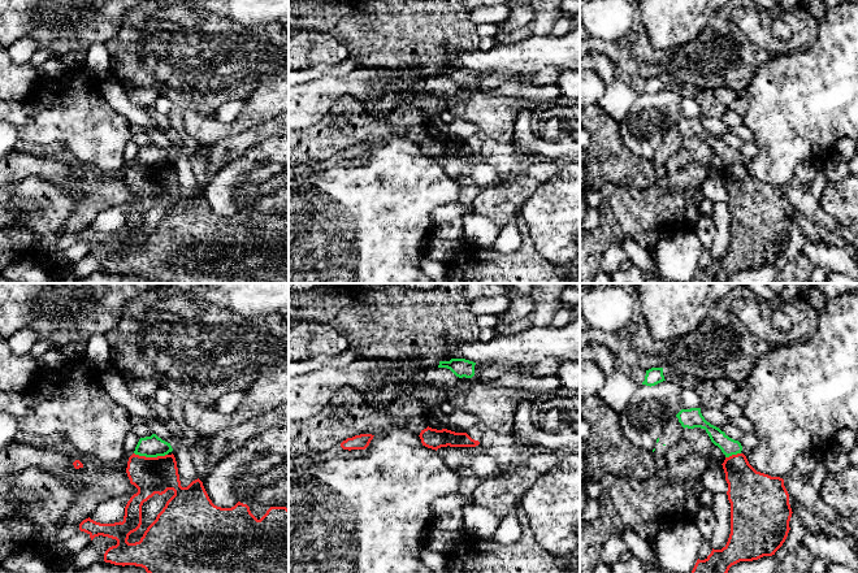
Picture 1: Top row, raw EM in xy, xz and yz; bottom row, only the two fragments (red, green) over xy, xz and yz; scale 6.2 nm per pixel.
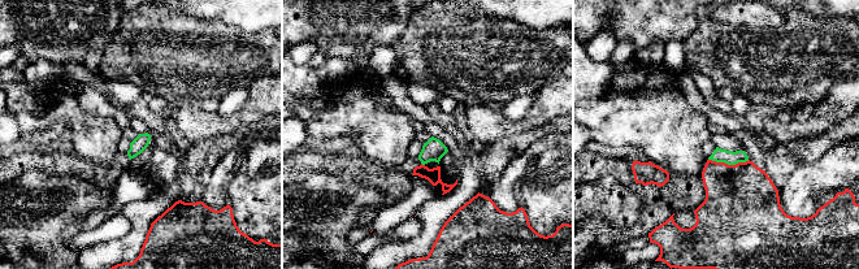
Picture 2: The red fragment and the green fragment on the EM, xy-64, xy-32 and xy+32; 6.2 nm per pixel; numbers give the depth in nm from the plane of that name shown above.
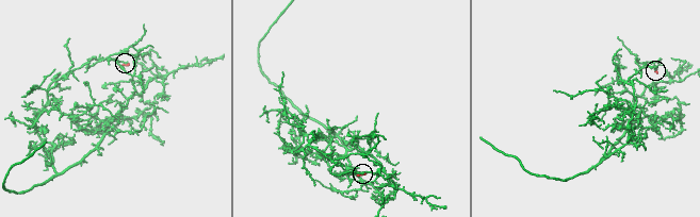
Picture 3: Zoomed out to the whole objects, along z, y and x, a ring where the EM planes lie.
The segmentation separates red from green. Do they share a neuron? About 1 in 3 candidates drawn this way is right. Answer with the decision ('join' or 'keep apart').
keep apart

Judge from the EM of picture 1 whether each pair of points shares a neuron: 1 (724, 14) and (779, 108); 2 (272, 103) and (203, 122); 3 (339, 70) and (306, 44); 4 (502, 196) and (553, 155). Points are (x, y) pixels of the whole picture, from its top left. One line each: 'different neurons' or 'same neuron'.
1: different neurons
2: same neuron
3: different neurons
4: different neurons

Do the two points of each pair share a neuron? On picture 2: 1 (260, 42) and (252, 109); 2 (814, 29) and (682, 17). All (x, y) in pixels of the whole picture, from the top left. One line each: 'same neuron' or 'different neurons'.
1: different neurons
2: different neurons

